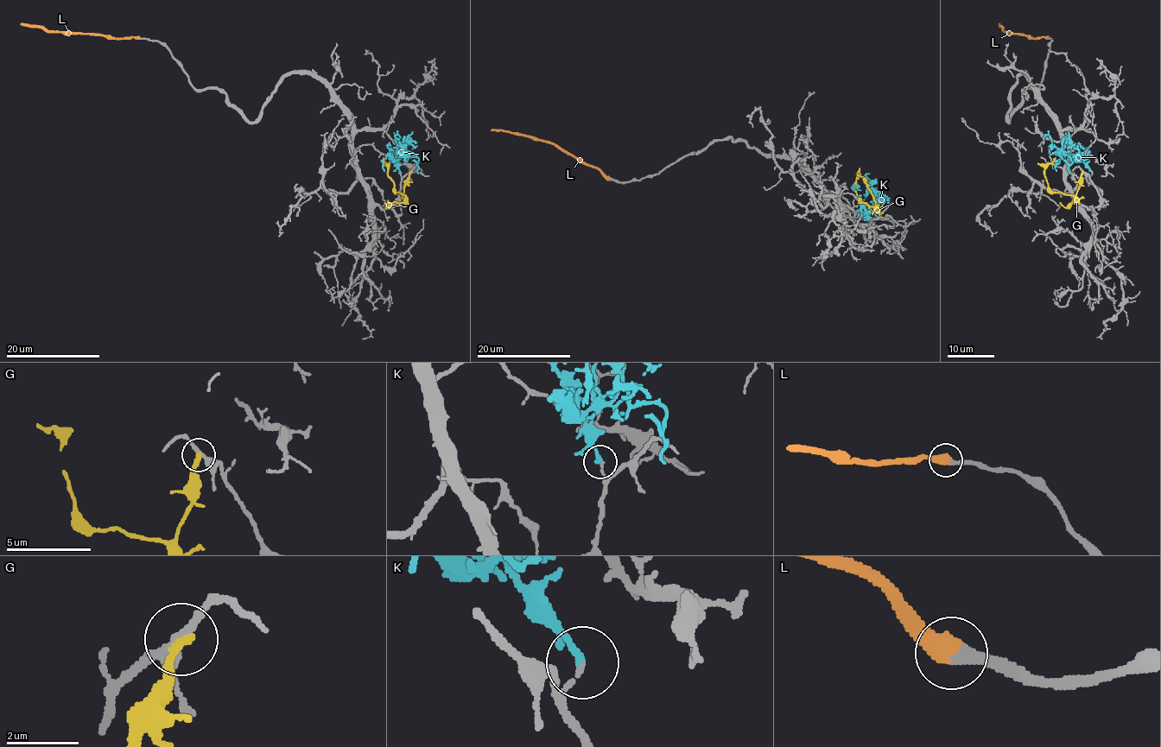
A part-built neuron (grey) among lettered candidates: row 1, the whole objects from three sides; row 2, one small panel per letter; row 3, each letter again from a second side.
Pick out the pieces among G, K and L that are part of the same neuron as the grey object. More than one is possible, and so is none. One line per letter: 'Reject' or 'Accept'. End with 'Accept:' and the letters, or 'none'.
G: Reject
K: Reject
L: Accept
Accept: L

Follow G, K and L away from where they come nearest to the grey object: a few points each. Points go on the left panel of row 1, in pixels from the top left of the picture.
G: (411, 172), (404, 195), (396, 192), (392, 179), (388, 174), (386, 163), (383, 163), (385, 162)
K: (400, 173), (396, 162), (406, 153), (409, 156), (413, 155), (408, 153), (400, 146), (396, 134), (399, 139)
L: (138, 38), (53, 32), (21, 22)

